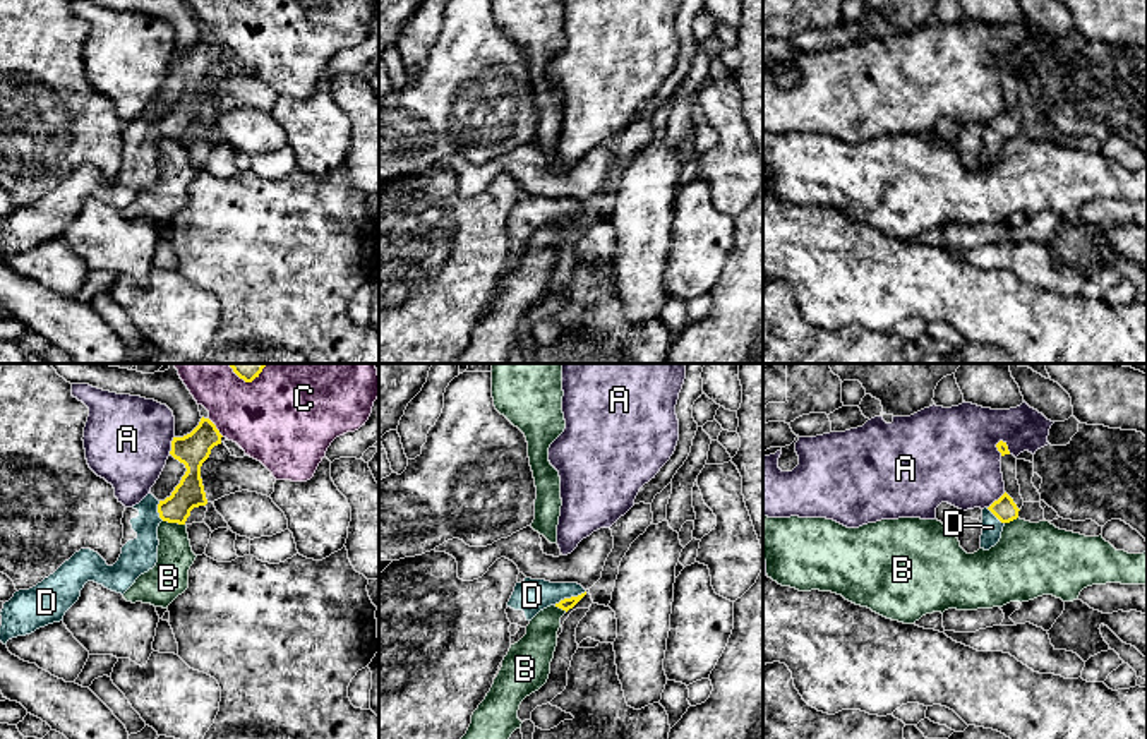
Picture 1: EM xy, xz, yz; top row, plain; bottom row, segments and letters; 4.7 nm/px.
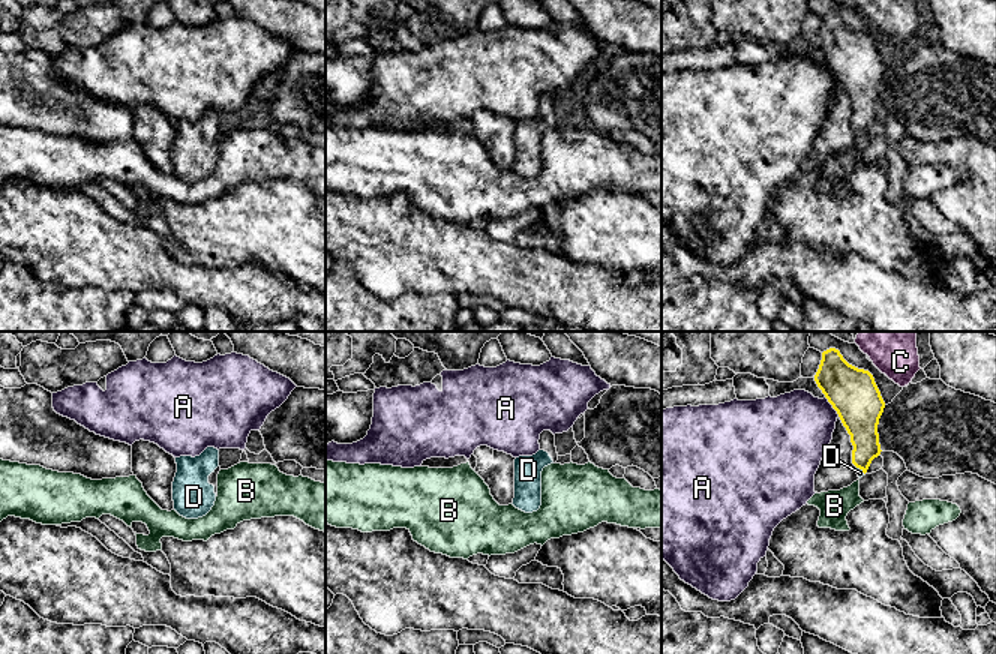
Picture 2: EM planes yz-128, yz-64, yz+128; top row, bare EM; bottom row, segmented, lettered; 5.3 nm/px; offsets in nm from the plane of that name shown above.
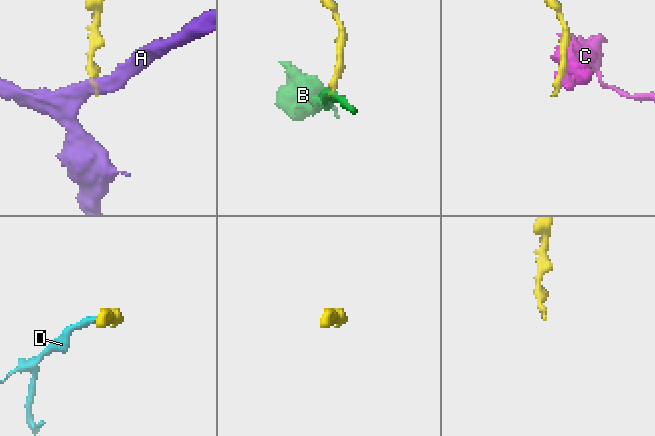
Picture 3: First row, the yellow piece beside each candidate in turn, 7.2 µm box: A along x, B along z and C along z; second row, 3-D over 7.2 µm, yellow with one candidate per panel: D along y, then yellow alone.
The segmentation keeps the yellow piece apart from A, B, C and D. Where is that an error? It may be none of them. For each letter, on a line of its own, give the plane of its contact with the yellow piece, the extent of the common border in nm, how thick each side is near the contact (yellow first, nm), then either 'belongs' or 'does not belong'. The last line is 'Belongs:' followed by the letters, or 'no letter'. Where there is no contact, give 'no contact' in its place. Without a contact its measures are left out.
A: contact in xy; length 90 nm; calibres 160 and 420 nm; does not belong
B: contact in xy; length 110 nm; calibres 140 and 170 nm; does not belong
C: contact in xy; length 120 nm; calibres 160 and 360 nm; does not belong
D: contact in xz; length 170 nm; calibres 60 and 160 nm; belongs
Belongs: D

